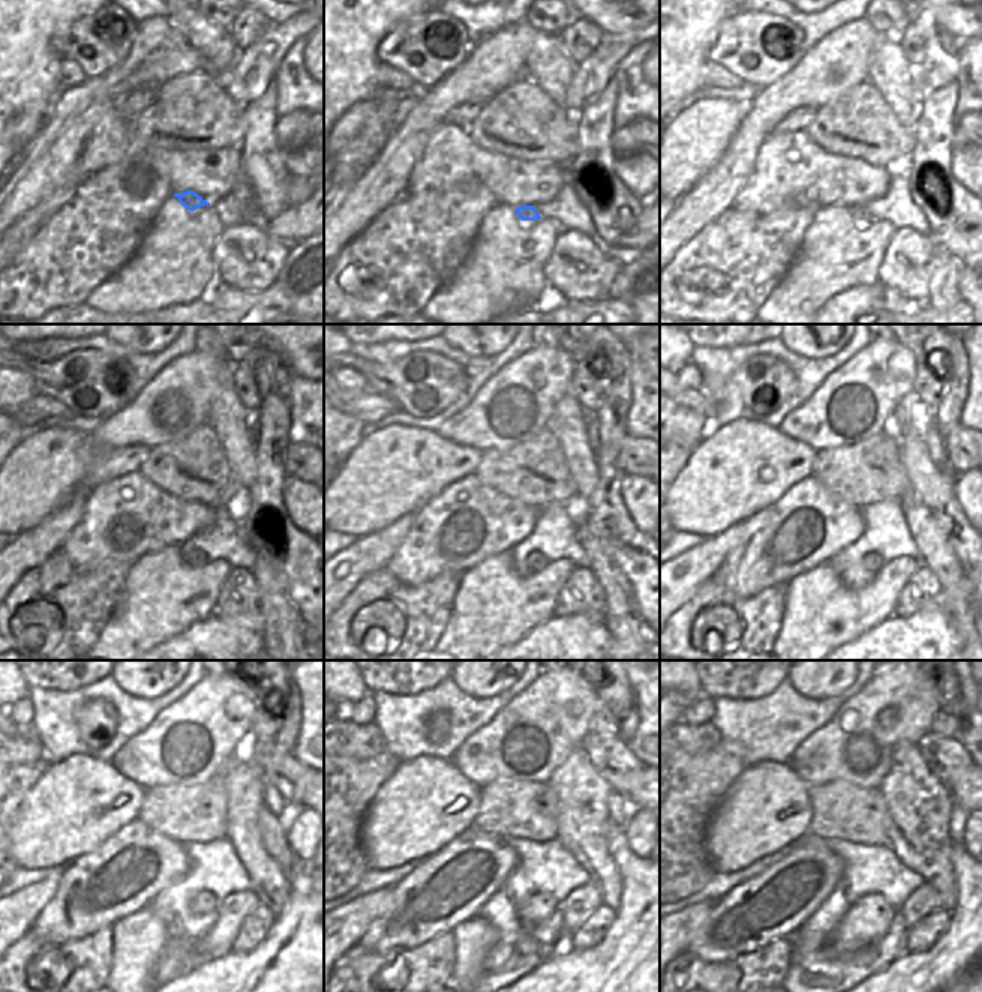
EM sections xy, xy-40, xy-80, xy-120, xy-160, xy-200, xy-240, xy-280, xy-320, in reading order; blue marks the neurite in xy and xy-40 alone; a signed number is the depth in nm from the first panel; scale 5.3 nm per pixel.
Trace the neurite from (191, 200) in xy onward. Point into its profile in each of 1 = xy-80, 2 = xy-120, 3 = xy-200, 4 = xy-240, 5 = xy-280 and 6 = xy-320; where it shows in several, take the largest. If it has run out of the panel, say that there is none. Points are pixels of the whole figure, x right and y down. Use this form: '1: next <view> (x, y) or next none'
1: next xy-80 (861, 216)
2: next xy-120 (197, 560)
3: next xy-200 (873, 562)
4: next xy-240 (204, 902)
5: next xy-280 (540, 907)
6: next xy-320 (870, 917)

